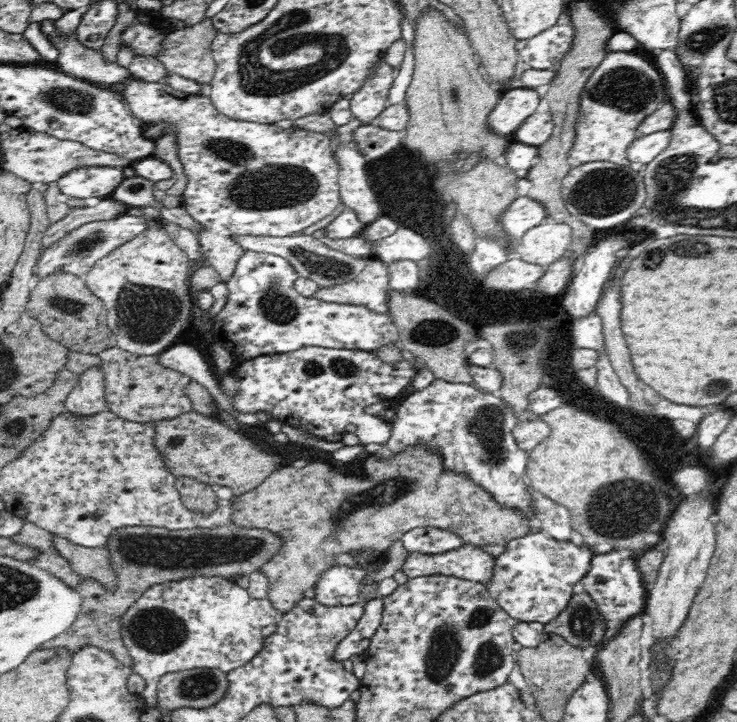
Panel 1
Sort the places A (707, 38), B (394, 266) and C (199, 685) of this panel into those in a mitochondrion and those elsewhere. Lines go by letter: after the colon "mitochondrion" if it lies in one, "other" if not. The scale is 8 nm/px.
A: mitochondrion
B: other
C: mitochondrion

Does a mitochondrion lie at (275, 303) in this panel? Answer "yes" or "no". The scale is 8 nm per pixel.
yes

